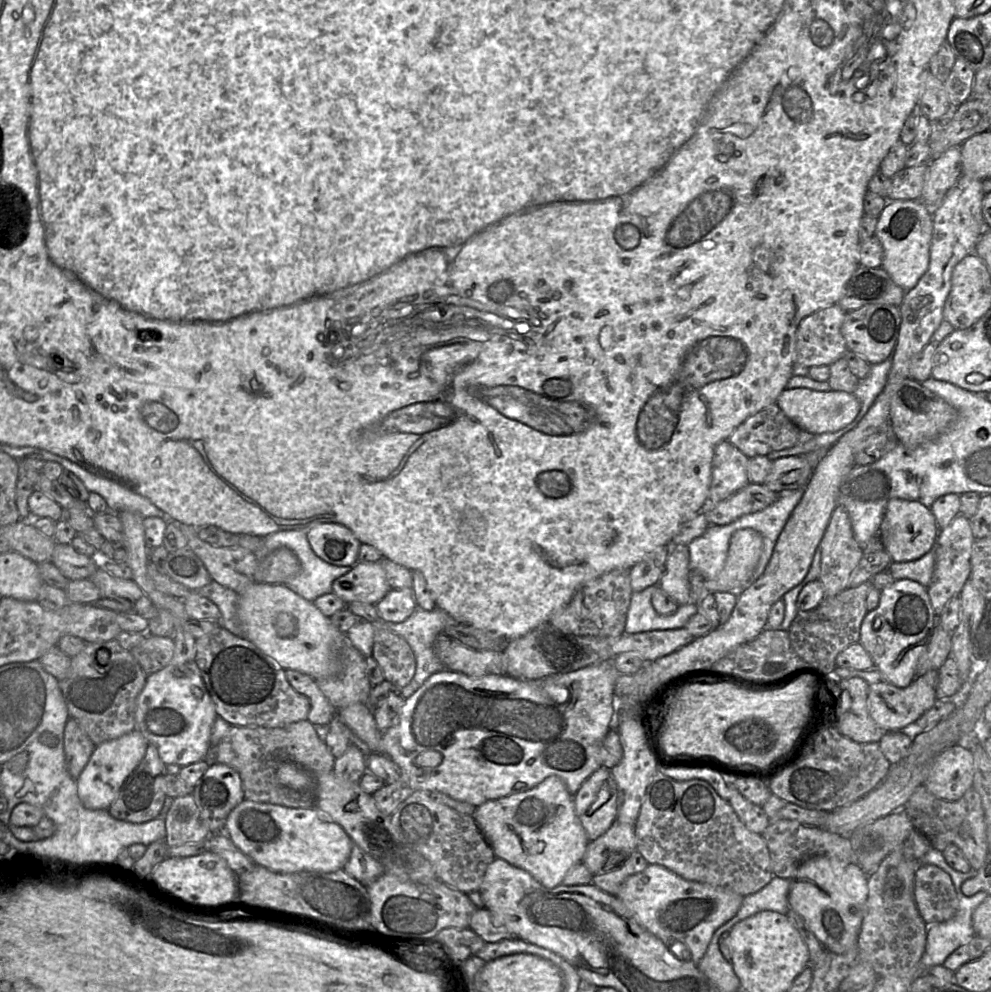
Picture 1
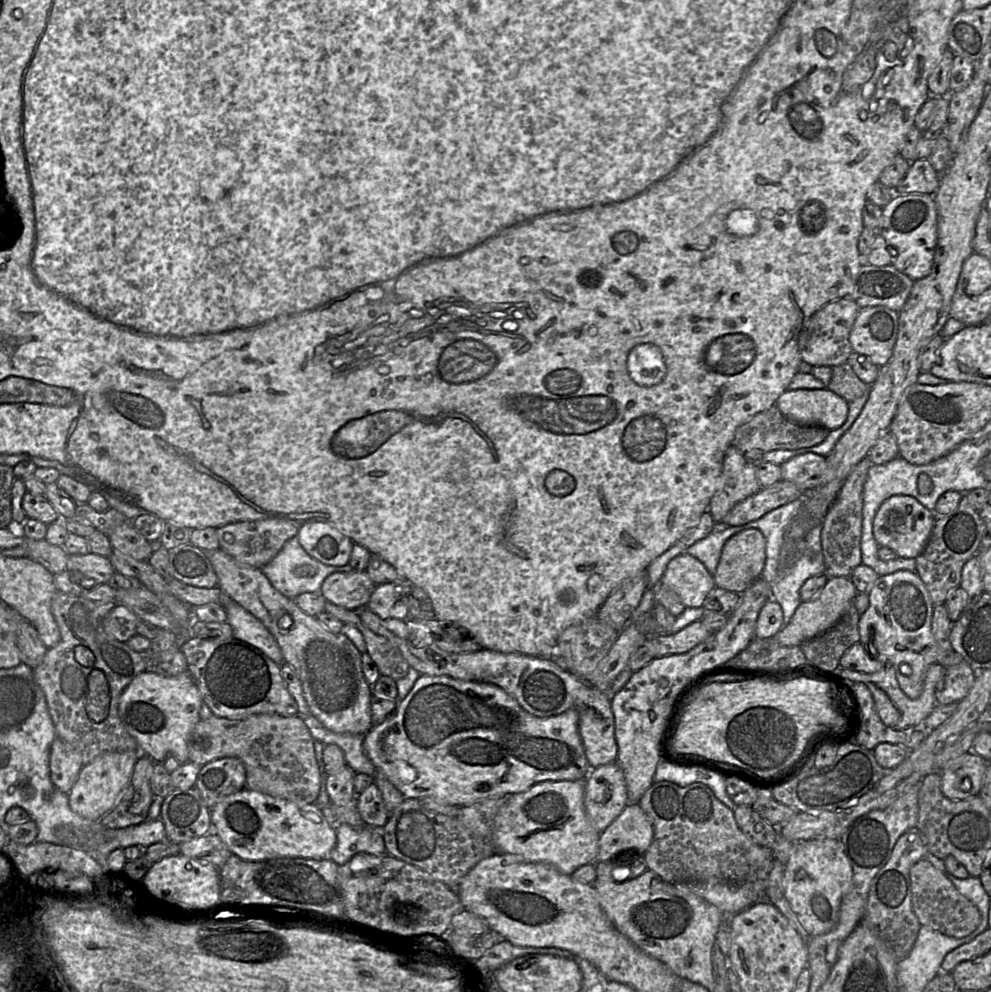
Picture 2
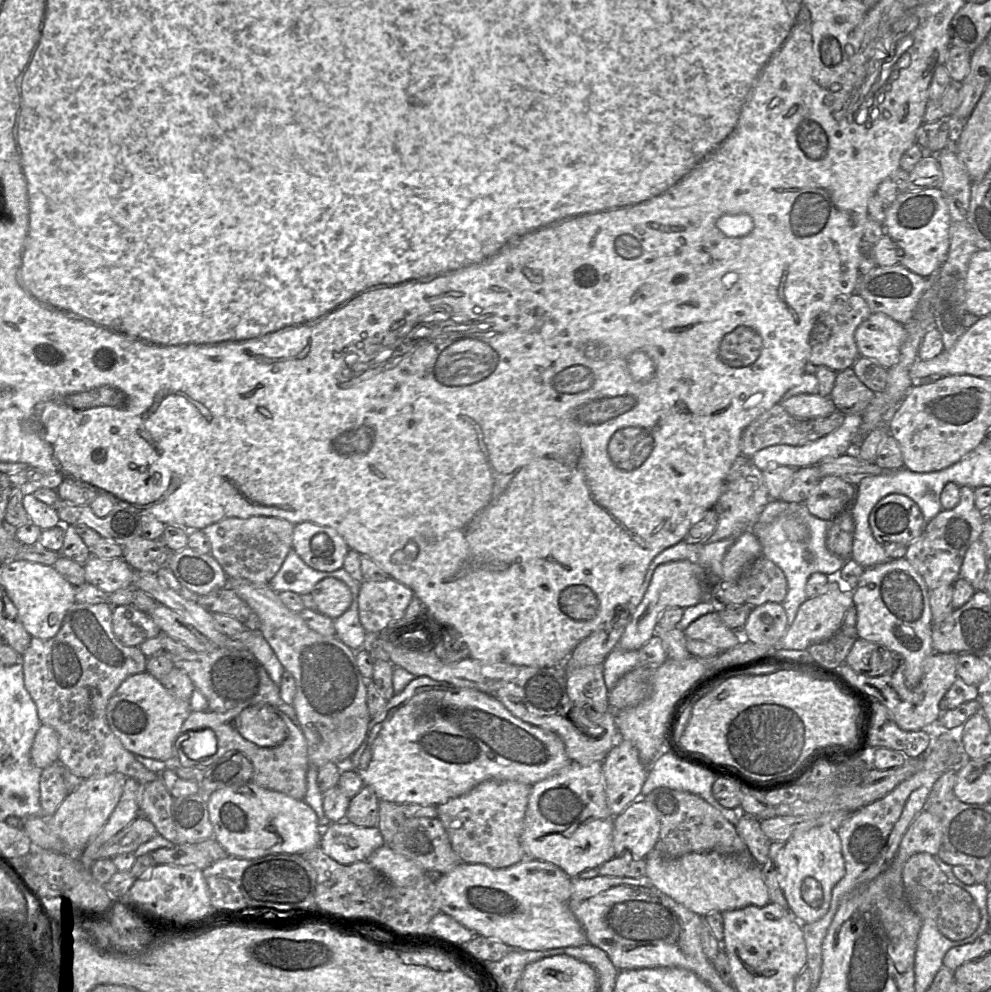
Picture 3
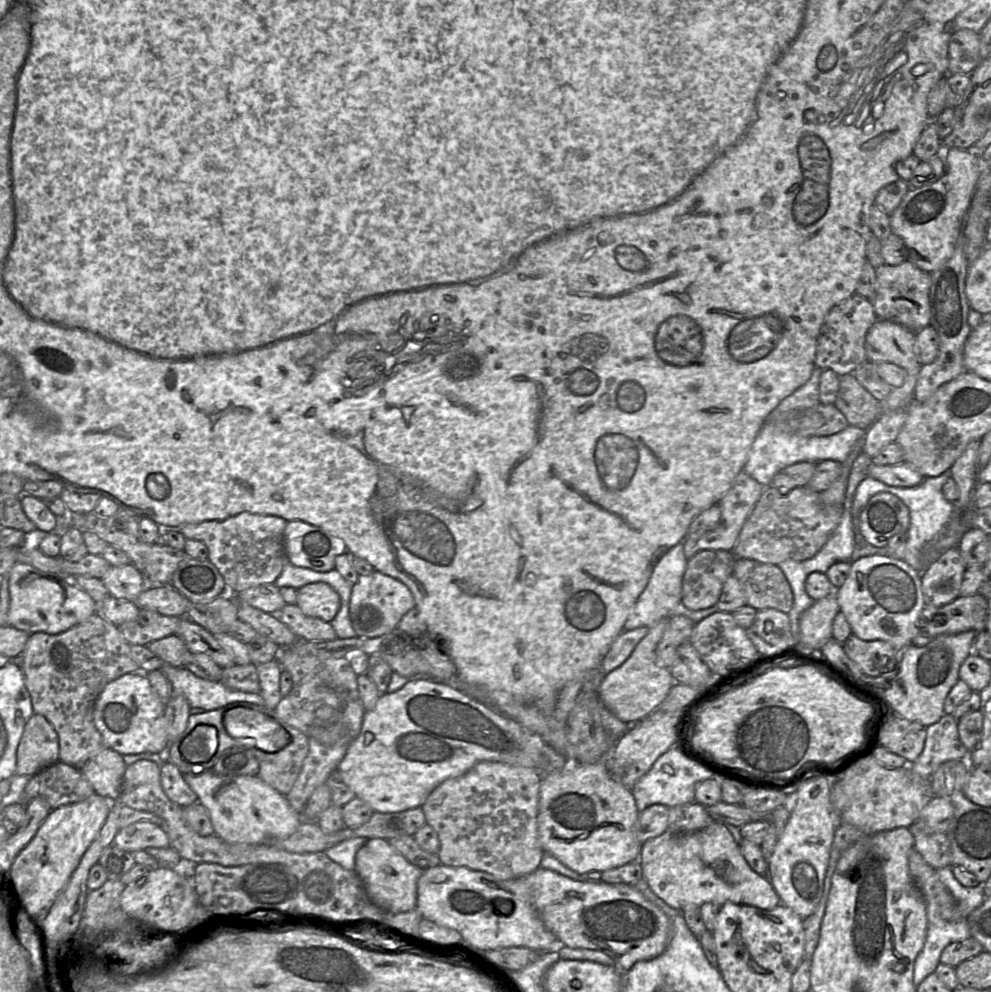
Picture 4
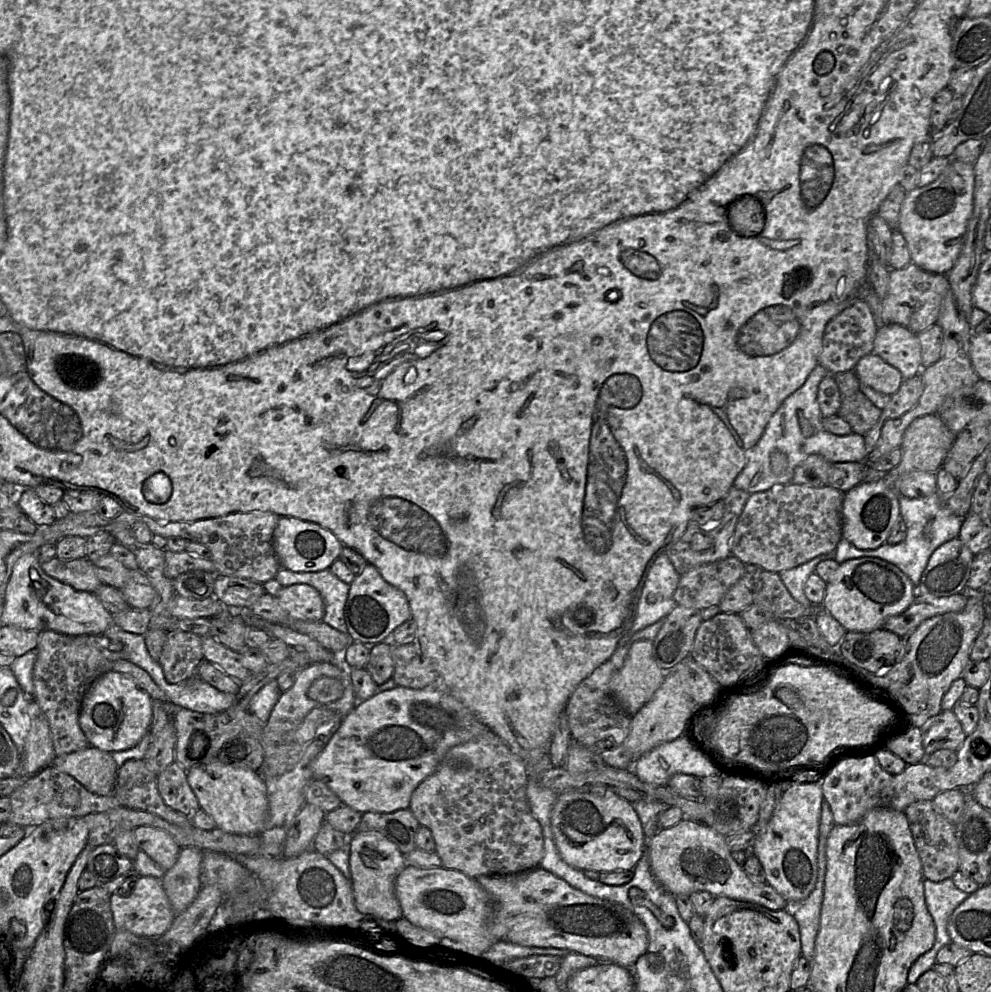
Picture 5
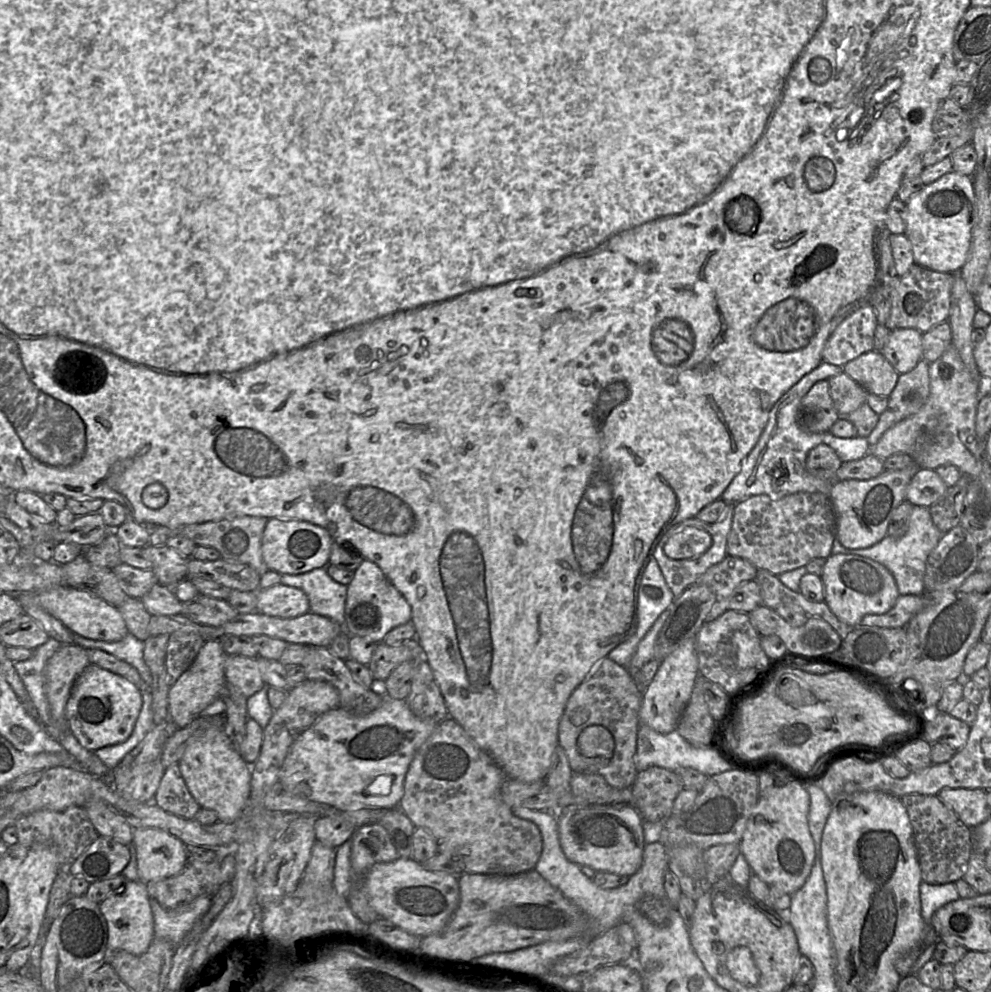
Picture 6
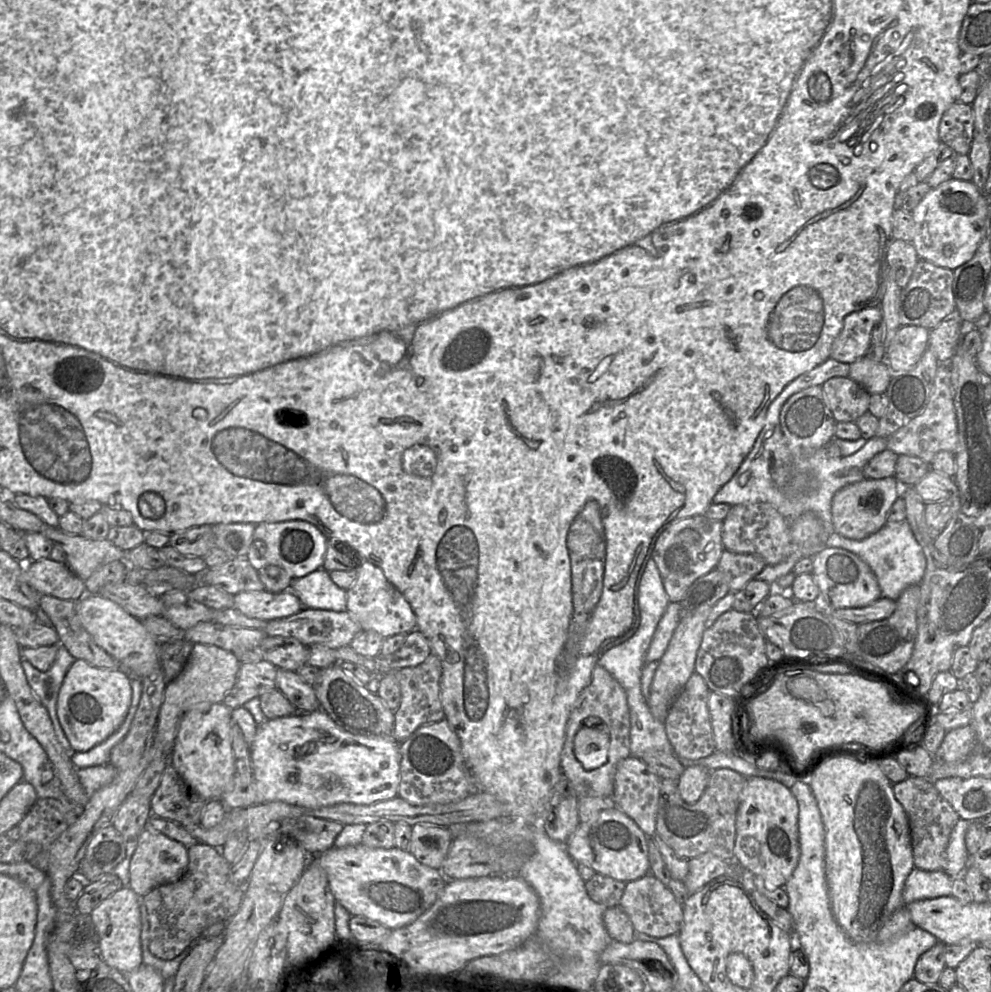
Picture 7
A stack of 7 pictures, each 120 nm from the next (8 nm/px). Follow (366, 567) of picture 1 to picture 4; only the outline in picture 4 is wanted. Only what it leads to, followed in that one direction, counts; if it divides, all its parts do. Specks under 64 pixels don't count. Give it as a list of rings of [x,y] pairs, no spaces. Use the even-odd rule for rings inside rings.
[[[313,582],[297,589],[295,604],[305,615],[330,622],[340,608],[340,596],[329,584]]]

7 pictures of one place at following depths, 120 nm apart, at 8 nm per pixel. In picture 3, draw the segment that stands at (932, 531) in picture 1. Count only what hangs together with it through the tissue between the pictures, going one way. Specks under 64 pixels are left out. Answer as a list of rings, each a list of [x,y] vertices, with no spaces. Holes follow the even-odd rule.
[[[902,494],[885,496],[869,515],[872,534],[883,547],[890,543],[908,546],[923,533],[926,525],[919,506]]]

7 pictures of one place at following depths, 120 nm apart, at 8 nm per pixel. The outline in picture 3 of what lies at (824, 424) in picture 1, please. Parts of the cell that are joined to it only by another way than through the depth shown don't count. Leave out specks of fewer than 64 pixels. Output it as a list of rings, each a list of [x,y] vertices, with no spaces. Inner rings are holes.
[[[799,394],[782,399],[780,404],[790,415],[798,419],[825,417],[836,411],[831,398],[820,394]]]

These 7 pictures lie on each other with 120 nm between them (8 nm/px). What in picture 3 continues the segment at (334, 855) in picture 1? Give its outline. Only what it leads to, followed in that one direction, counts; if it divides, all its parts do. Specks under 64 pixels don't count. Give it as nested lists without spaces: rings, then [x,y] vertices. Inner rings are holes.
[[[253,781],[214,791],[207,797],[214,838],[229,857],[257,859],[270,854],[302,854],[319,845],[322,829],[315,811],[304,801],[266,789]]]

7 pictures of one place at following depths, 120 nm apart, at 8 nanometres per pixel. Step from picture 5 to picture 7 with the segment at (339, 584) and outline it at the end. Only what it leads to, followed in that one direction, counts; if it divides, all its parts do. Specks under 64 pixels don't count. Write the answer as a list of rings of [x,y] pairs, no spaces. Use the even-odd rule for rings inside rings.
[[[323,568],[292,580],[292,590],[303,607],[342,612],[347,610],[347,592],[339,588]]]

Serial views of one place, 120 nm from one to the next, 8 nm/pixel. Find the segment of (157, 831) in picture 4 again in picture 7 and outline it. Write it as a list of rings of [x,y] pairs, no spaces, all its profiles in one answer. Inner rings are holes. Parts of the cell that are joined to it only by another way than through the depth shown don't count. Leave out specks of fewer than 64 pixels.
[[[144,829],[136,838],[137,848],[130,862],[130,887],[138,896],[163,884],[173,883],[182,878],[189,865],[187,848],[166,835]]]

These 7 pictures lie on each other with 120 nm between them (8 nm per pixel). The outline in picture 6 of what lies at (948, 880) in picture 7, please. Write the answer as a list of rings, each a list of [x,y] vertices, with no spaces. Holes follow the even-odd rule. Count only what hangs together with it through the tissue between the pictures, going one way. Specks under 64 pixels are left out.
[[[954,882],[944,884],[920,884],[921,915],[928,926],[931,925],[932,915],[945,904],[959,898]]]

